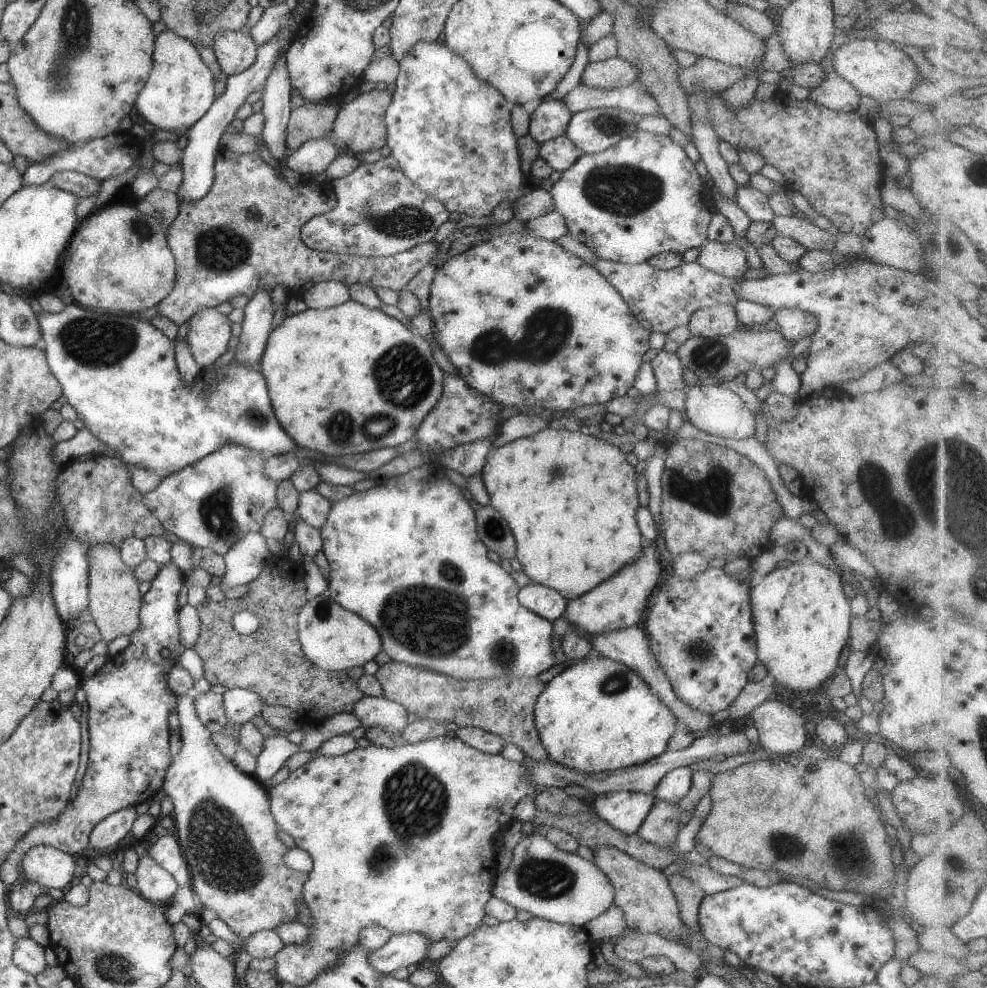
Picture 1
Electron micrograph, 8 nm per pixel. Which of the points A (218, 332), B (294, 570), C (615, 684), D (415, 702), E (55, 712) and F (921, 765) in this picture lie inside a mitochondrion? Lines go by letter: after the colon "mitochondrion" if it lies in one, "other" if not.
A: other
B: other
C: mitochondrion
D: other
E: other
F: other

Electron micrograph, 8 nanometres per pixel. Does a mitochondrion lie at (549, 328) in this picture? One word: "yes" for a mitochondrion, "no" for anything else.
yes

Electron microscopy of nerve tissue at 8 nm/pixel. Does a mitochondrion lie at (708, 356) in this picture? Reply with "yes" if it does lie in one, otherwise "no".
yes

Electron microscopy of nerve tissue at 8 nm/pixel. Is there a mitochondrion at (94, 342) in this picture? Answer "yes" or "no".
yes

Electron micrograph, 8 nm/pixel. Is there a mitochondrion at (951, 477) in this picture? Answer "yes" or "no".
yes

